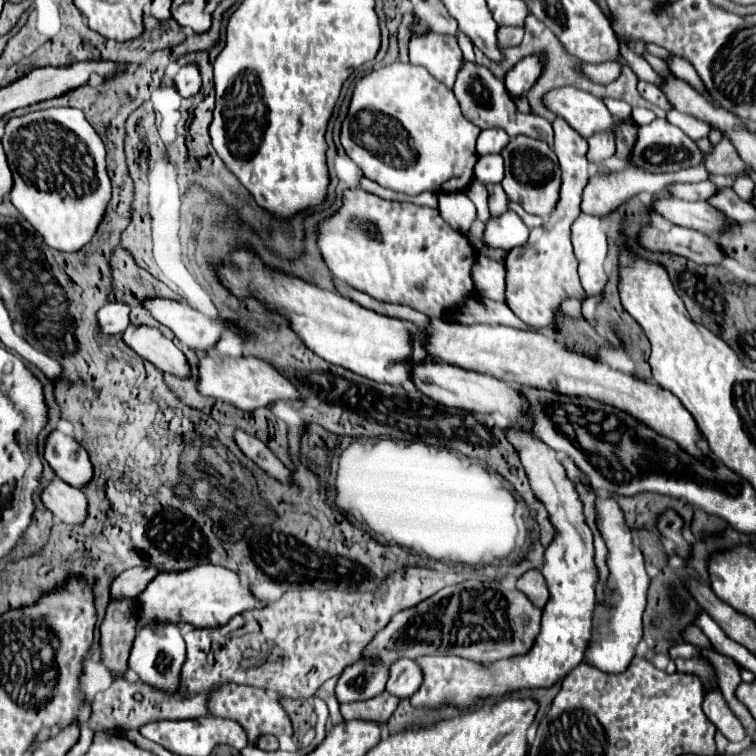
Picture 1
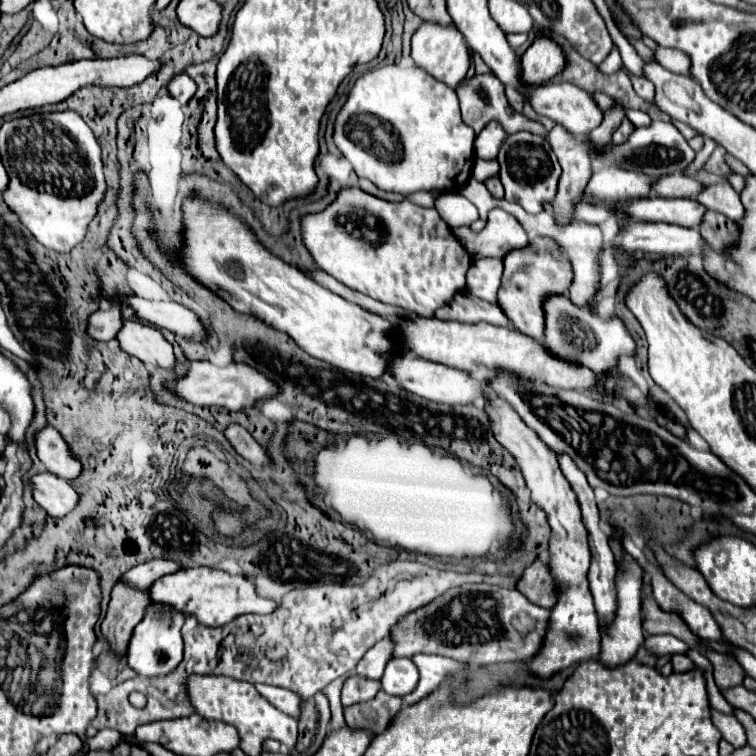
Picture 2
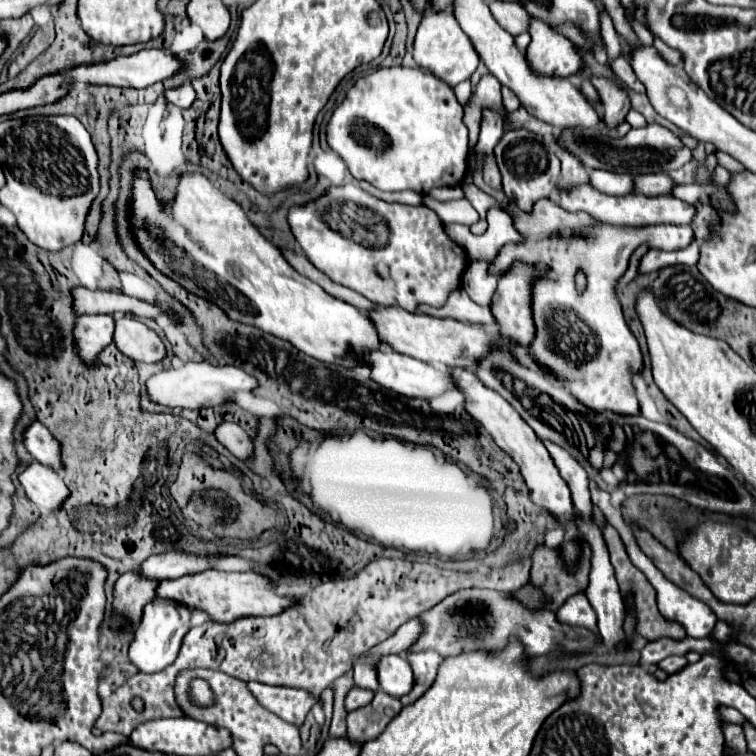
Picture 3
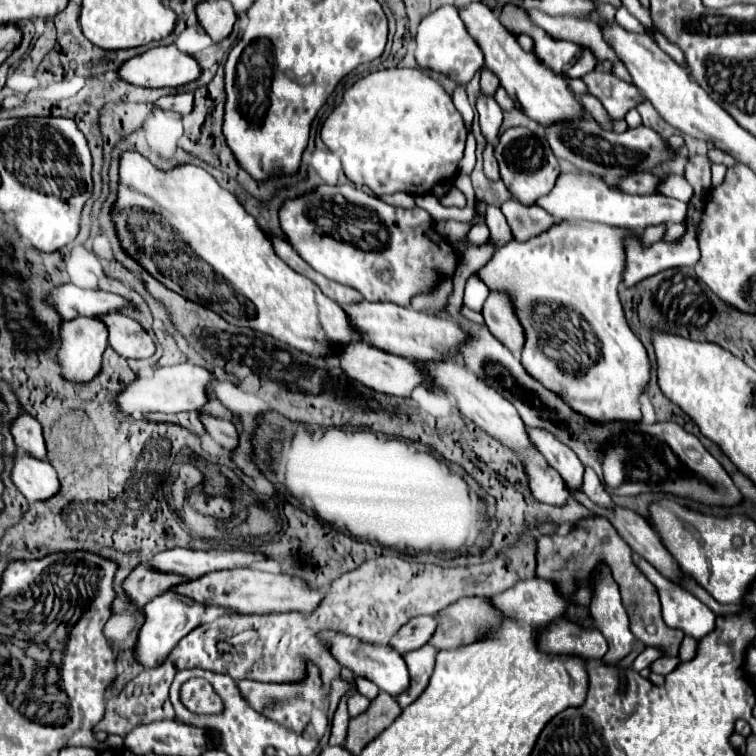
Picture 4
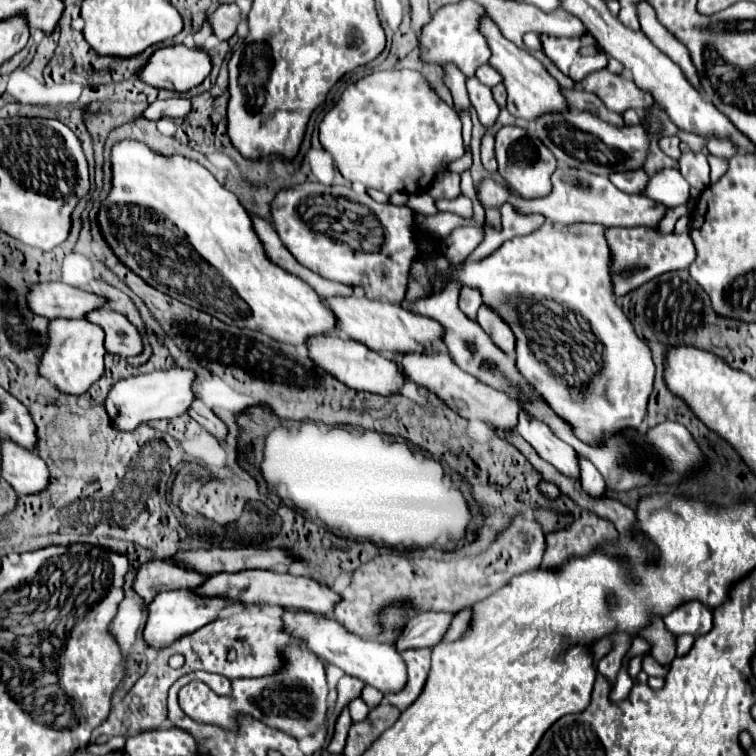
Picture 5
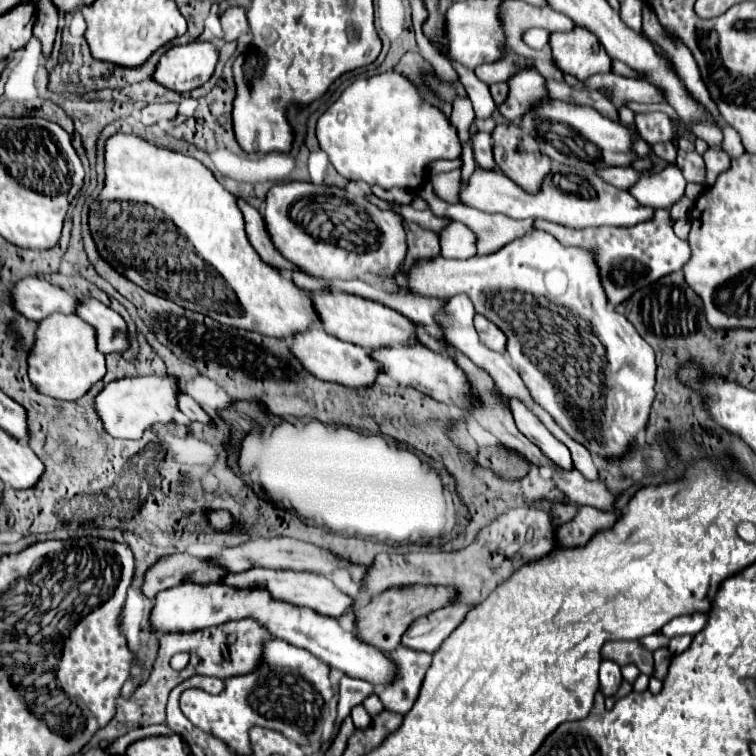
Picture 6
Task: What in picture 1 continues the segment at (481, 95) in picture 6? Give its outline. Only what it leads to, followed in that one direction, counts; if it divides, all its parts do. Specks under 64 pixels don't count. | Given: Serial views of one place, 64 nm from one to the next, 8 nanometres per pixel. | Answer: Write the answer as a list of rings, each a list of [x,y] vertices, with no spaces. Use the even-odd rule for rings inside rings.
[[[490,128],[490,130],[482,130],[476,142],[476,152],[479,155],[489,154],[490,152],[500,152],[500,148],[504,148],[504,144],[508,144],[508,134],[500,132],[500,128]]]

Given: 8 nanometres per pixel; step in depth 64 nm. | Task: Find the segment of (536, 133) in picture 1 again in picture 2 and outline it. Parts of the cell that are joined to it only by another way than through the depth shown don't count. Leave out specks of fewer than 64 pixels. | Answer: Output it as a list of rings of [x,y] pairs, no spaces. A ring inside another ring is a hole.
[[[492,74],[474,76],[468,84],[462,82],[460,88],[456,88],[456,92],[458,92],[458,98],[460,98],[462,120],[464,120],[476,134],[480,134],[480,130],[484,128],[484,124],[488,124],[490,120],[498,120],[508,134],[520,132],[520,130],[532,130],[532,132],[544,136],[544,128],[542,128],[538,122],[532,122],[532,120],[524,118],[524,116],[518,114],[518,112],[512,112],[508,100],[506,100],[506,96],[504,96],[504,86],[500,84],[500,80],[496,80],[496,76],[492,76]]]

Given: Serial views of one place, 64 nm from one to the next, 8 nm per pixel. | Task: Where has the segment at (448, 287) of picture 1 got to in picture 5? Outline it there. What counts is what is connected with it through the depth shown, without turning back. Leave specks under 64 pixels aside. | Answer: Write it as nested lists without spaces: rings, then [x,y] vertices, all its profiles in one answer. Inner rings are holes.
[[[304,182],[292,188],[282,188],[270,202],[270,212],[272,212],[270,216],[272,224],[282,244],[302,266],[310,268],[312,272],[328,280],[336,280],[348,286],[358,286],[364,290],[368,298],[398,304],[406,296],[408,268],[418,254],[418,244],[414,238],[416,226],[412,224],[414,212],[410,208],[394,204],[378,204],[368,194],[352,194],[352,198],[348,200],[342,194],[342,186]]]

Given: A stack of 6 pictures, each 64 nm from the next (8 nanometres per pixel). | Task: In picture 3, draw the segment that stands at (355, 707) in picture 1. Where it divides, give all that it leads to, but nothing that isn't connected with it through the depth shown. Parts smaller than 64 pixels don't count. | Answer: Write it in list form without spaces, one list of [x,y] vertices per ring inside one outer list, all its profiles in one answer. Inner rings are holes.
[[[378,690],[368,706],[348,714],[348,740],[358,746],[366,744],[368,740],[374,740],[384,732],[392,718],[398,716],[400,710],[402,704],[398,698]]]

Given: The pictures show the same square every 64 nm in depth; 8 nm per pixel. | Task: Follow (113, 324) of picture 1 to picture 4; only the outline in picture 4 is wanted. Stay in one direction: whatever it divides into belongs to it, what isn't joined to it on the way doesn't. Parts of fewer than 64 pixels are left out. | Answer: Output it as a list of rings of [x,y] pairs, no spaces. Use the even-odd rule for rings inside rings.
[[[74,318],[60,322],[60,348],[56,350],[56,362],[62,368],[62,378],[74,384],[86,384],[98,376],[102,366],[102,354],[108,346],[108,330],[96,318]]]

